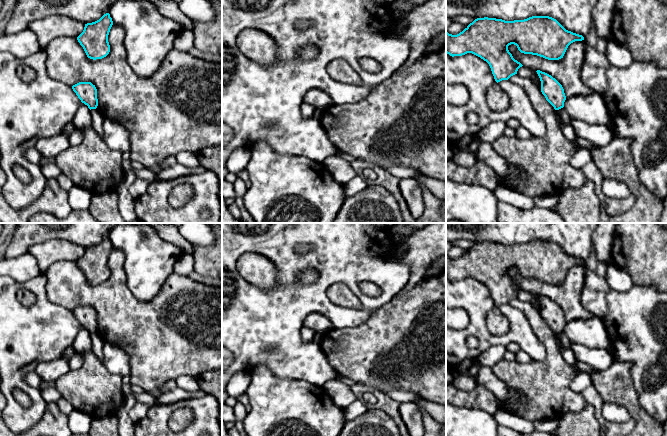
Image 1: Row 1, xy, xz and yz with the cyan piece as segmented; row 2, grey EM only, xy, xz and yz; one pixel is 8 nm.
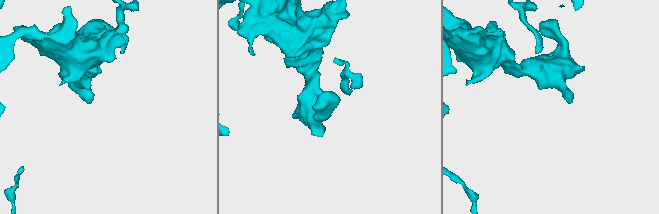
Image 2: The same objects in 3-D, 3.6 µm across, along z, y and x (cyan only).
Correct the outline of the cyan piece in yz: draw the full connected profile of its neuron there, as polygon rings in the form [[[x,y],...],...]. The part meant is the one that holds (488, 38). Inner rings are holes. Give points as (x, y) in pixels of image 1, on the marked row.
[[[549,16],[514,21],[484,17],[475,19],[457,35],[446,31],[446,53],[452,57],[467,53],[480,57],[489,64],[498,83],[523,66],[513,58],[509,45],[516,45],[524,54],[559,60],[571,43],[582,40],[582,35],[566,30]]]

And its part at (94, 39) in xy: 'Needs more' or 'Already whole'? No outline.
Already whole

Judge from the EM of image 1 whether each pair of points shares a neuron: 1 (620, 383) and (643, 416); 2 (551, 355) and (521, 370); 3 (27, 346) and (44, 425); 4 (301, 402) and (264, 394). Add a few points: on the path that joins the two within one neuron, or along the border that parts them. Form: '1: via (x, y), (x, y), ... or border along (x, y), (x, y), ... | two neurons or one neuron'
1: via (621, 391), (635, 408) | one neuron
2: via (546, 363), (539, 370), (529, 370) | one neuron
3: border along (47, 404), (43, 415), (33, 425) | two neurons
4: via (292, 402), (275, 402), (273, 400) | one neuron

